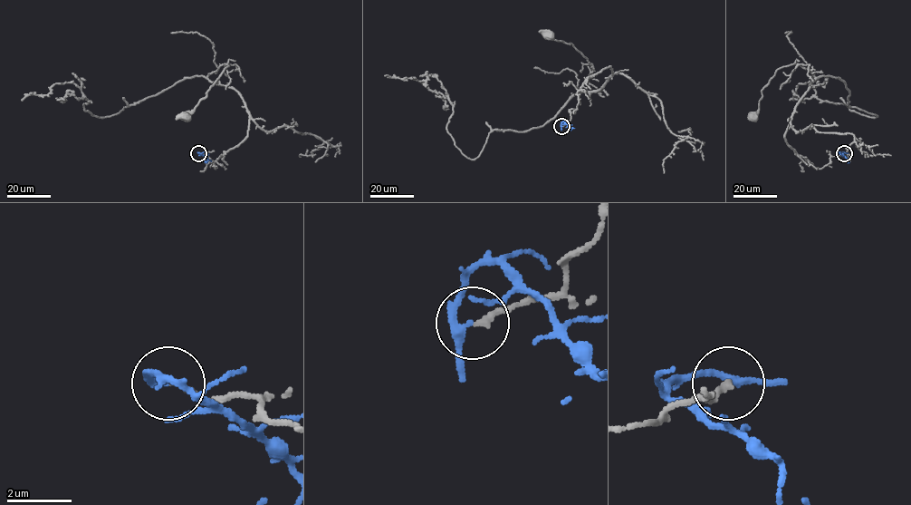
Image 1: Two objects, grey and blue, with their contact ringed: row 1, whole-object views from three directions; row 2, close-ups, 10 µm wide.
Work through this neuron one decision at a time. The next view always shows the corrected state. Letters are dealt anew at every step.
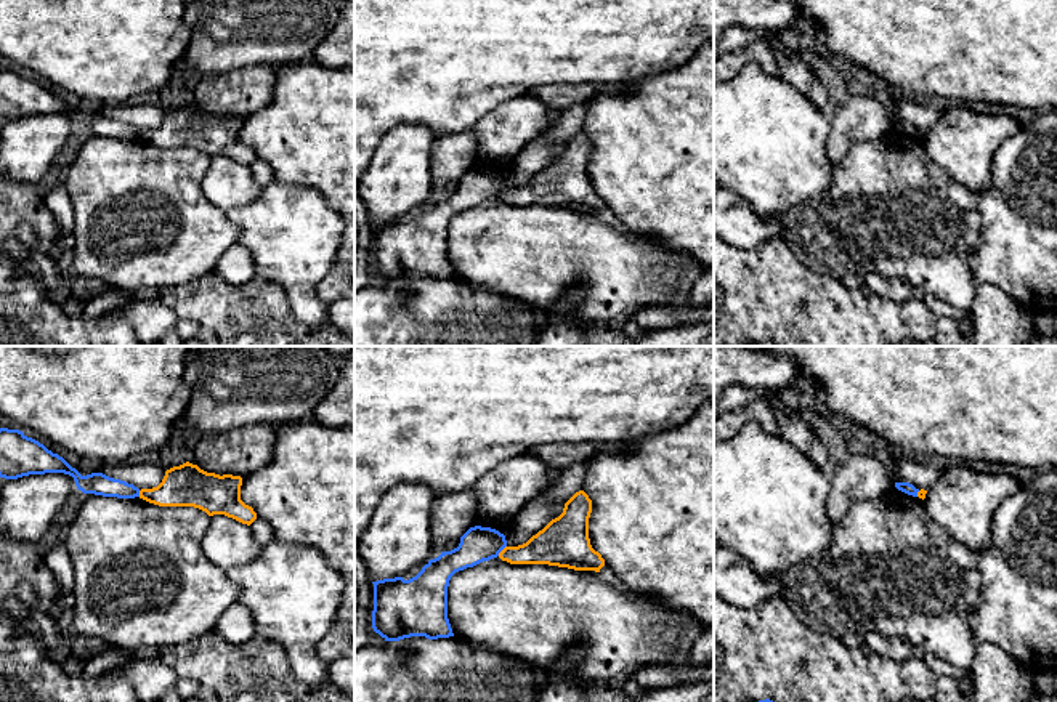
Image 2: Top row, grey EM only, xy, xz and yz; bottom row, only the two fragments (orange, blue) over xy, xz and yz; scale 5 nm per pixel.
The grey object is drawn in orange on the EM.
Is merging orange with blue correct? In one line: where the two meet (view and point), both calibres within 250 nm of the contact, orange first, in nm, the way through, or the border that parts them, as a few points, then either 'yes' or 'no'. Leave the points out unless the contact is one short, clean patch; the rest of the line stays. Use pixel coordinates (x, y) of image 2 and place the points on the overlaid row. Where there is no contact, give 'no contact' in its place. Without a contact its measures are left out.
contact xz (502, 550); calibres 200 and 180 nm; border xz (506, 545), (498, 555); no

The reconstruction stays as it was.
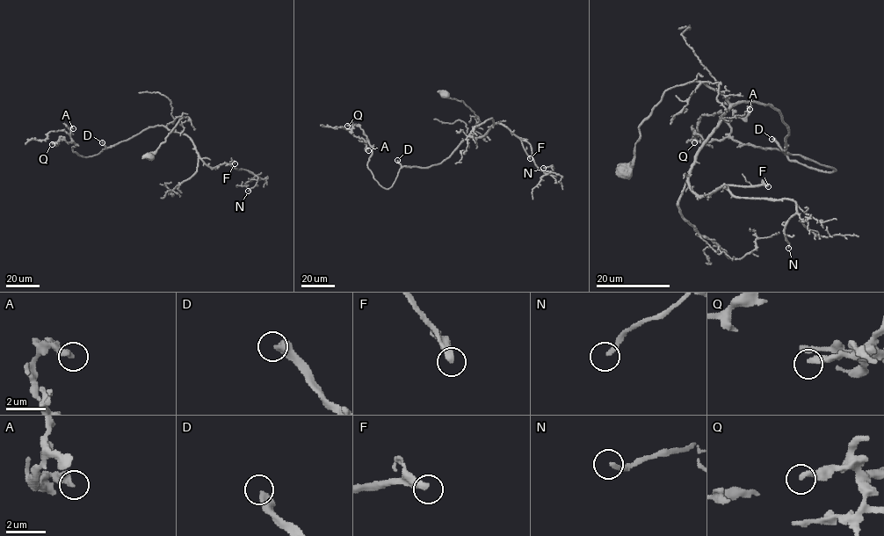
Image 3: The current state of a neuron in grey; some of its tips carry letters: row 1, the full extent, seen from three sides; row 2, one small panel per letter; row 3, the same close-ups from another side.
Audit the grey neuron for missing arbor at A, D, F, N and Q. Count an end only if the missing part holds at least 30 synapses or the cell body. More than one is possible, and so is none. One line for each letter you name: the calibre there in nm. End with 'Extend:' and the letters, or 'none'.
D: calibre 460 nm
F: calibre 400 nm
Extend: D, F

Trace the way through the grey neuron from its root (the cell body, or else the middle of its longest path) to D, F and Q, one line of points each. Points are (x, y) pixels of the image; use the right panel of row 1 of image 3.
D: (624, 170), (640, 124), (662, 95), (691, 82), (730, 103), (776, 109), (788, 129), (785, 151), (771, 139)
F: (624, 170), (662, 95), (699, 81), (729, 107), (690, 187), (706, 195), (768, 186)
Q: (624, 170), (662, 95), (699, 81), (776, 109), (785, 150), (835, 170), (728, 137), (694, 142)

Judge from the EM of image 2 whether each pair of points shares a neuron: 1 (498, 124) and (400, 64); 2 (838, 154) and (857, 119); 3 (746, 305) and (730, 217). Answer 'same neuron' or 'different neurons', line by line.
1: different neurons
2: same neuron
3: different neurons

